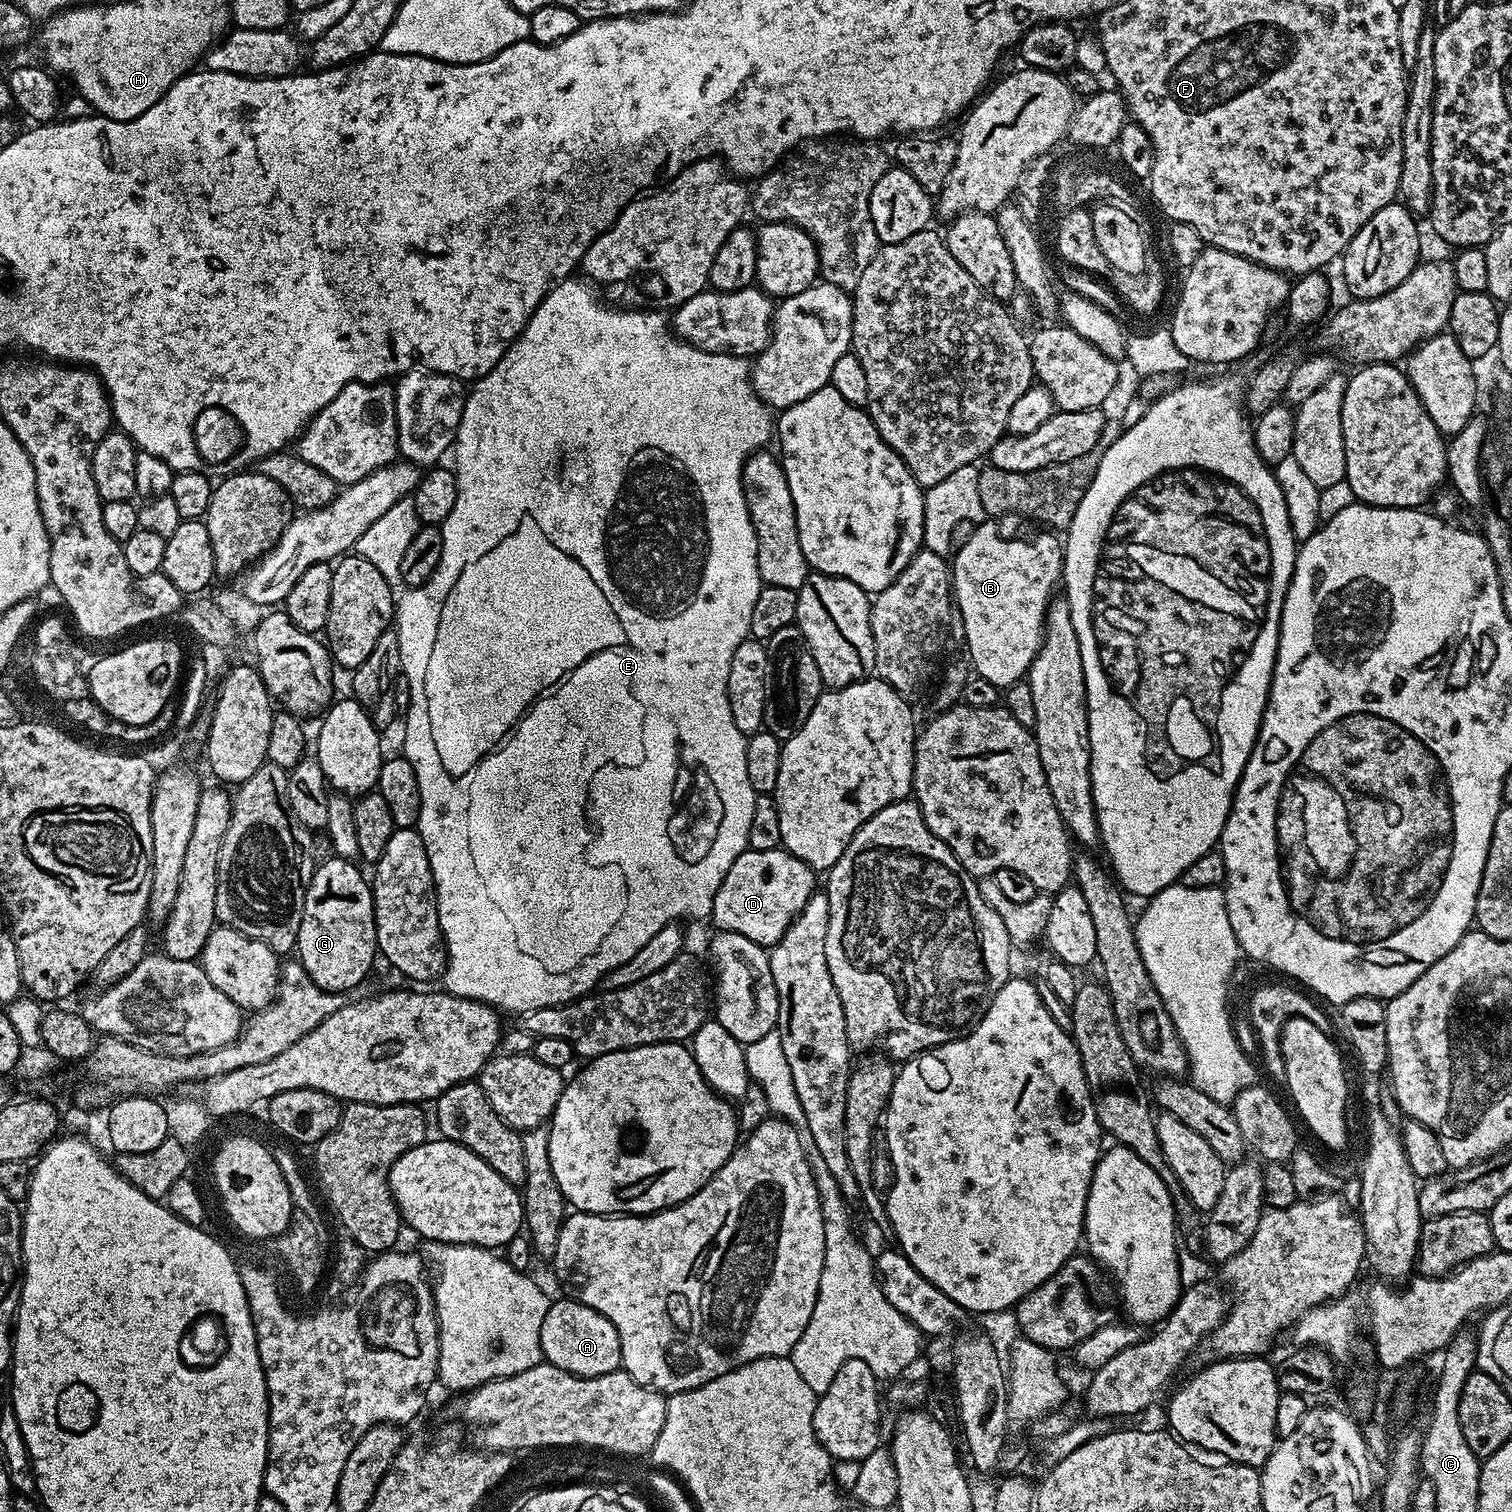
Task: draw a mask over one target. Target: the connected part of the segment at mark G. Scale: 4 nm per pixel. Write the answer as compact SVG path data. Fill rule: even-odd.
M333 855L332 860L324 860L316 868L316 873L310 876L304 889L304 909L302 922L298 926L295 955L298 963L310 974L317 986L327 992L348 994L351 988L356 988L368 976L372 963L378 960L376 946L376 915L372 905L372 885L367 875L360 873L361 865L351 859Z

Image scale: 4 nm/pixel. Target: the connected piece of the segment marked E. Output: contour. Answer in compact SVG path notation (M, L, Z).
M576 278L563 280L547 298L534 310L534 314L520 331L515 342L509 346L504 357L496 363L494 370L480 377L471 385L464 398L464 409L460 425L456 431L454 453L456 452L456 485L458 498L454 510L439 525L442 534L442 558L422 586L408 588L399 593L394 604L394 629L401 650L402 675L410 686L410 702L404 720L404 749L402 755L414 766L418 774L420 791L420 822L418 831L426 846L426 858L430 858L430 870L434 874L436 901L438 902L438 922L444 936L444 950L448 953L448 964L442 977L443 991L451 996L470 998L486 1003L501 1013L533 1012L546 1006L568 1004L587 996L605 979L608 972L622 966L650 942L666 924L680 922L683 916L711 917L714 894L722 886L722 878L734 866L734 862L748 848L750 817L754 815L754 802L758 793L750 786L750 774L746 774L746 746L748 737L734 726L734 714L730 714L728 679L730 678L730 658L743 640L750 636L750 614L754 614L754 602L762 581L758 574L758 538L744 497L744 462L753 452L765 447L768 439L774 436L774 420L770 409L752 389L750 368L741 357L730 356L727 352L707 352L676 338L670 327L670 320L660 310L629 310L619 306L599 304L593 289L587 283L579 284Z

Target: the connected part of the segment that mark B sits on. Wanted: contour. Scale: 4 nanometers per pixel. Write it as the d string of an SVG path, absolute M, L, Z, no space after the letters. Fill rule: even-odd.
M980 522L975 525L976 528L968 536L968 541L964 545L955 549L954 555L950 560L950 567L952 570L952 595L954 597L955 607L958 609L958 620L964 623L964 640L968 643L968 656L972 659L972 664L976 667L976 672L988 684L993 684L999 690L1007 690L1012 684L1017 684L1019 680L1025 679L1028 674L1028 668L1032 665L1040 643L1044 637L1044 615L1048 613L1048 601L1053 599L1054 592L1052 587L1059 585L1062 580L1062 573L1064 571L1064 549L1062 547L1061 537L1053 534L1048 530L1040 530L1033 540L1007 540L1004 536L999 536L996 533L996 528L992 522Z

